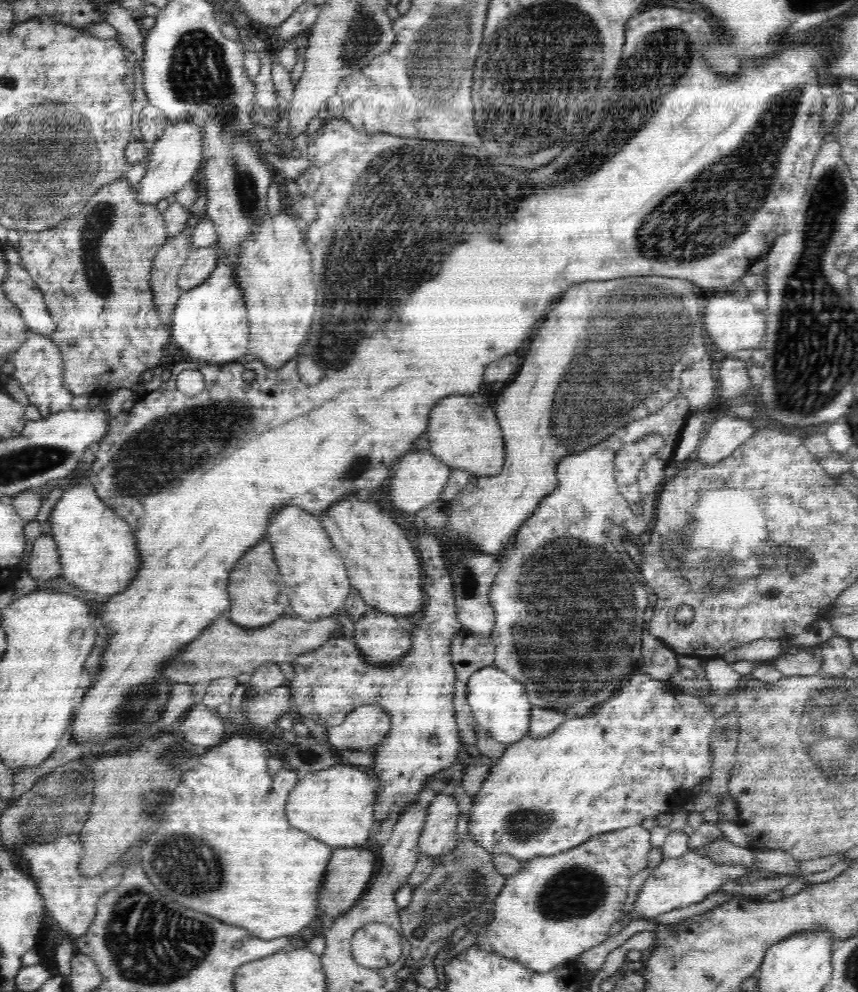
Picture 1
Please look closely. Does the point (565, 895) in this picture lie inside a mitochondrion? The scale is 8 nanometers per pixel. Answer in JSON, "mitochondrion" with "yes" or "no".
{"mitochondrion":"yes"}

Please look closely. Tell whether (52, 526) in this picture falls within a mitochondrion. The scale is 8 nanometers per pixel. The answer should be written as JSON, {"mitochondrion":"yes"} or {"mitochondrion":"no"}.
{"mitochondrion":"no"}

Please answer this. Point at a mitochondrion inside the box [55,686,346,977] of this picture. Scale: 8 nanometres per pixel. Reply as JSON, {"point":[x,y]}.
{"point":[190,866]}

